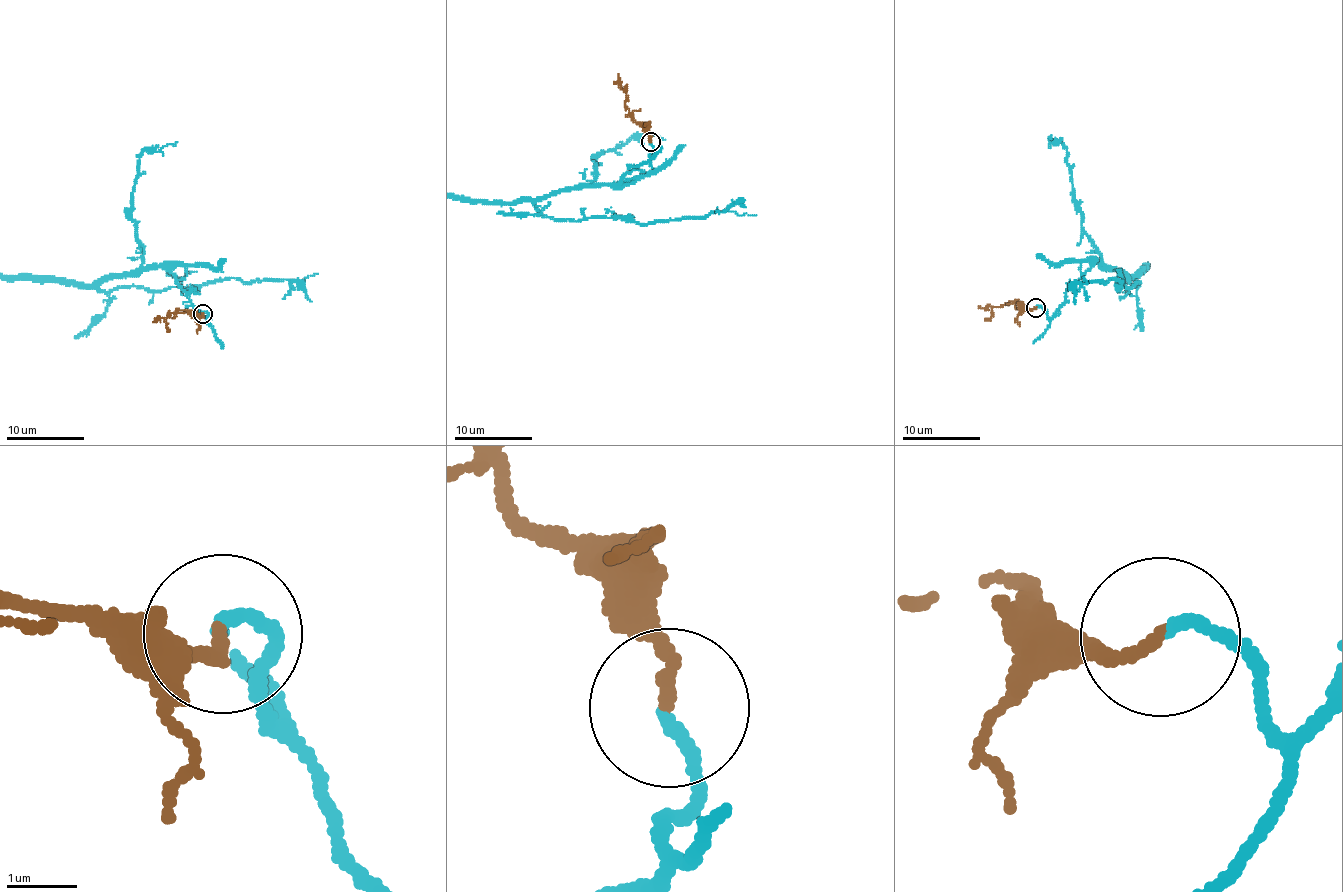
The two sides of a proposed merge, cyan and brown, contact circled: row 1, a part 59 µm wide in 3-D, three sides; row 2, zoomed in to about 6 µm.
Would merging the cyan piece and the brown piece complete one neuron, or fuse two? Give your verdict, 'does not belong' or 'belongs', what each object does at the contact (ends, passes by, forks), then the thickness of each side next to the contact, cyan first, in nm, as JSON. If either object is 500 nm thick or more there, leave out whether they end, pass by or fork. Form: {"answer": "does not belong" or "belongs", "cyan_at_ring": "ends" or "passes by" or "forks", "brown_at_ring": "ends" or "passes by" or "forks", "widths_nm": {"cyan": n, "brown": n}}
{"answer": "belongs", "cyan_at_ring": "ends", "brown_at_ring": "ends", "widths_nm": {"cyan": 160, "brown": 180}}

